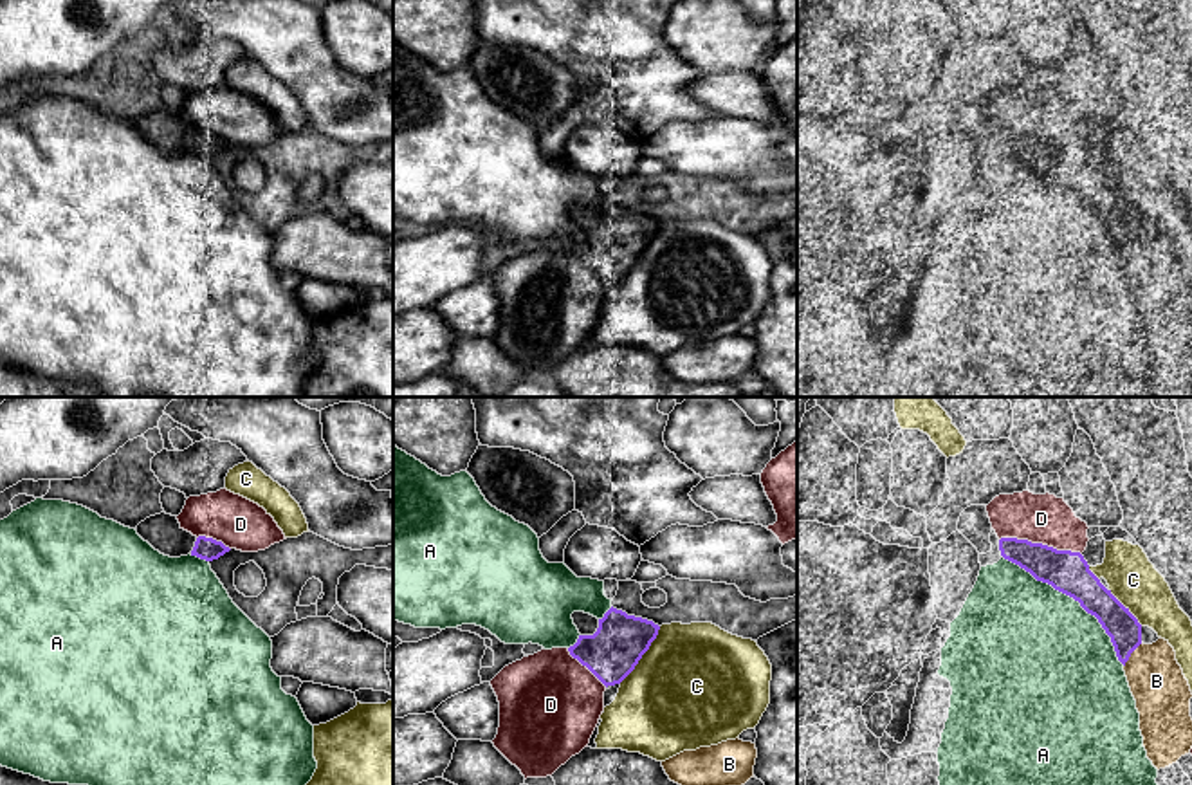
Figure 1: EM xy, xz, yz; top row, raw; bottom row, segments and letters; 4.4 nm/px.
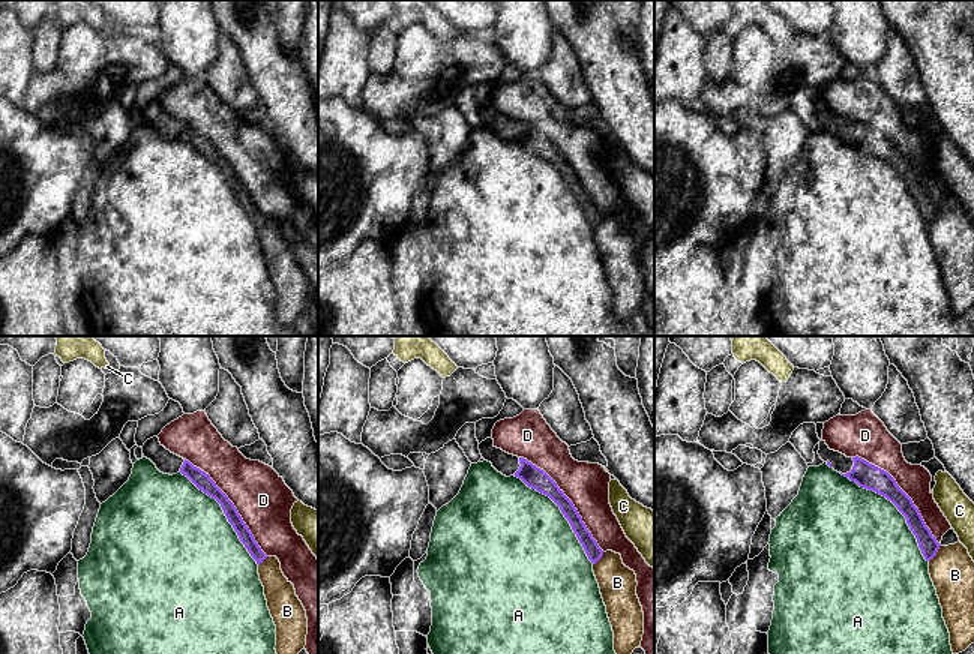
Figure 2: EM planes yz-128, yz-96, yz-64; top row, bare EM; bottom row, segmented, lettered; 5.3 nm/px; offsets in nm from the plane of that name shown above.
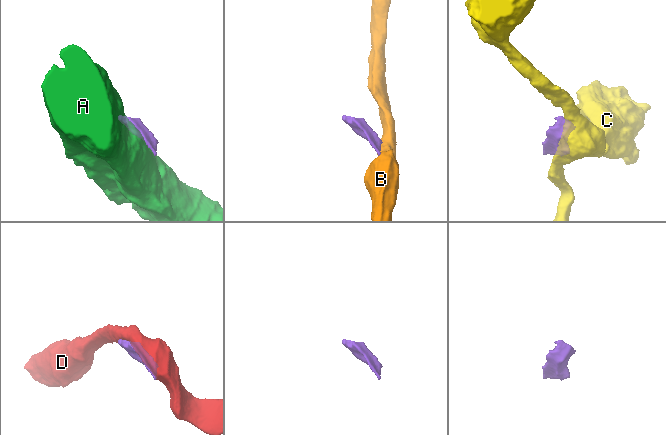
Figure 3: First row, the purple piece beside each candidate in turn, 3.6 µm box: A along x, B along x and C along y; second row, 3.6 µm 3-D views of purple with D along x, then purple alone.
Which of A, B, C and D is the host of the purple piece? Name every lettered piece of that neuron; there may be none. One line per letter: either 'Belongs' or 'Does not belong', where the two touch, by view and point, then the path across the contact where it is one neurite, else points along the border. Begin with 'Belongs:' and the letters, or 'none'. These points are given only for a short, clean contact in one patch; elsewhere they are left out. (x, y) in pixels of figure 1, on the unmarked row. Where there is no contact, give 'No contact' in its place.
Belongs: none
A: Does not belong. Touches purple at yz (1073, 193)
B: Does not belong. Touches purple at yz (1129, 251)
C: Does not belong. Touches purple at xz (642, 249)
D: Does not belong. Touches purple at yz (1041, 139)

